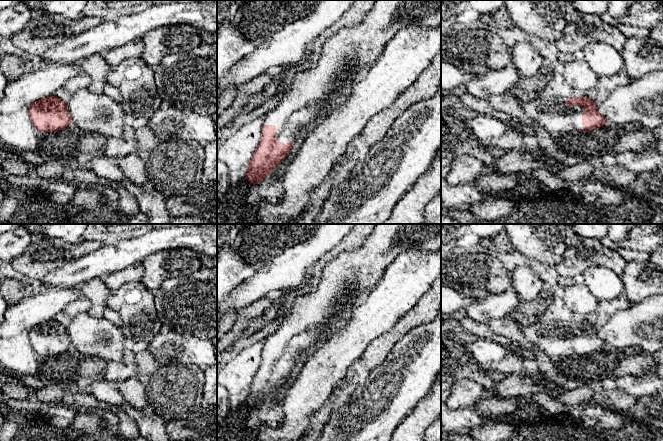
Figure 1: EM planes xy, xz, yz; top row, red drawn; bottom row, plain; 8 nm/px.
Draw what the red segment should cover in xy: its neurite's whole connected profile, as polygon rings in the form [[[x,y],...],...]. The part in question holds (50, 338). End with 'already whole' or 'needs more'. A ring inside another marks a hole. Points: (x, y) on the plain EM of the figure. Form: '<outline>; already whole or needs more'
[[[55,319],[31,328],[29,340],[35,352],[42,357],[57,356],[73,348],[67,327]]]; already whole

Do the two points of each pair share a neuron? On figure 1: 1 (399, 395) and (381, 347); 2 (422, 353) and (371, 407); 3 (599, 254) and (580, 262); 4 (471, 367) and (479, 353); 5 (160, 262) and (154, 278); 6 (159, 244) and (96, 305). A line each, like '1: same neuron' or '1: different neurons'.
1: different neurons
2: same neuron
3: same neuron
4: different neurons
5: same neuron
6: different neurons

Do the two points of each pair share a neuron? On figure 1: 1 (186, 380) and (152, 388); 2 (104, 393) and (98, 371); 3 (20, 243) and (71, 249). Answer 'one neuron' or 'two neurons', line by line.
1: one neuron
2: two neurons
3: two neurons

